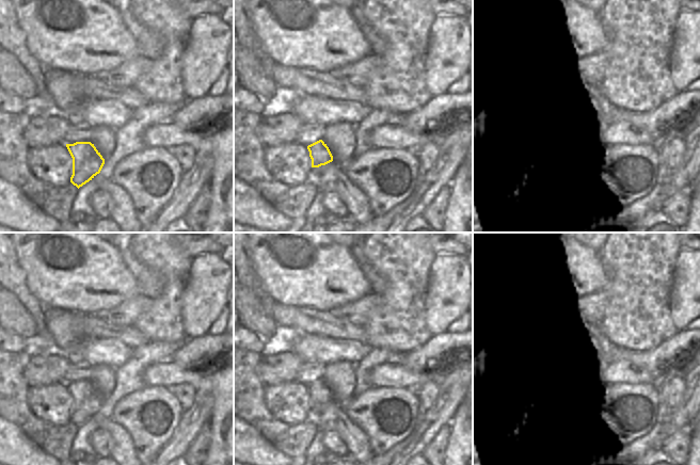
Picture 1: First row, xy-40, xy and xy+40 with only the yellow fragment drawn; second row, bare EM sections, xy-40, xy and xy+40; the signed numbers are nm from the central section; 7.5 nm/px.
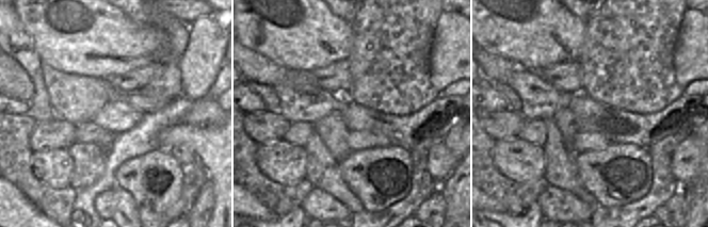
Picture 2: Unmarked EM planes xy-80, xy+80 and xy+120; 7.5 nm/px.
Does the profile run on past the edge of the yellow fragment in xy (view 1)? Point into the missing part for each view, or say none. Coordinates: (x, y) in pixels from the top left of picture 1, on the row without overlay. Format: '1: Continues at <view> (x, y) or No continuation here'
1: No continuation here

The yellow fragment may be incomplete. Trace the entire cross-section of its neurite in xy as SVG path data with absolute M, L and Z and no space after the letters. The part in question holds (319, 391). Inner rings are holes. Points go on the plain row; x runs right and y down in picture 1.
M322 379L308 384L307 388L312 398L312 406L319 406L333 400L333 395Z

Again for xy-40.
M91 381L66 383L73 397L70 421L78 428L100 412L105 398Z

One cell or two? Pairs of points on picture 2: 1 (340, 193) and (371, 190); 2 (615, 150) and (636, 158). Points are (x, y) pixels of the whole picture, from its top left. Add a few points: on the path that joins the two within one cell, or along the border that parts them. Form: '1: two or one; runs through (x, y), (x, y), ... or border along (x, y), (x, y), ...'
1: two; border along (340, 169), (343, 181), (364, 208)
2: one; runs through (621, 155), (630, 156)

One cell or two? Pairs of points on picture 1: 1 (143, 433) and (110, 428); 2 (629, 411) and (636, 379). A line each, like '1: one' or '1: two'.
1: two
2: two

